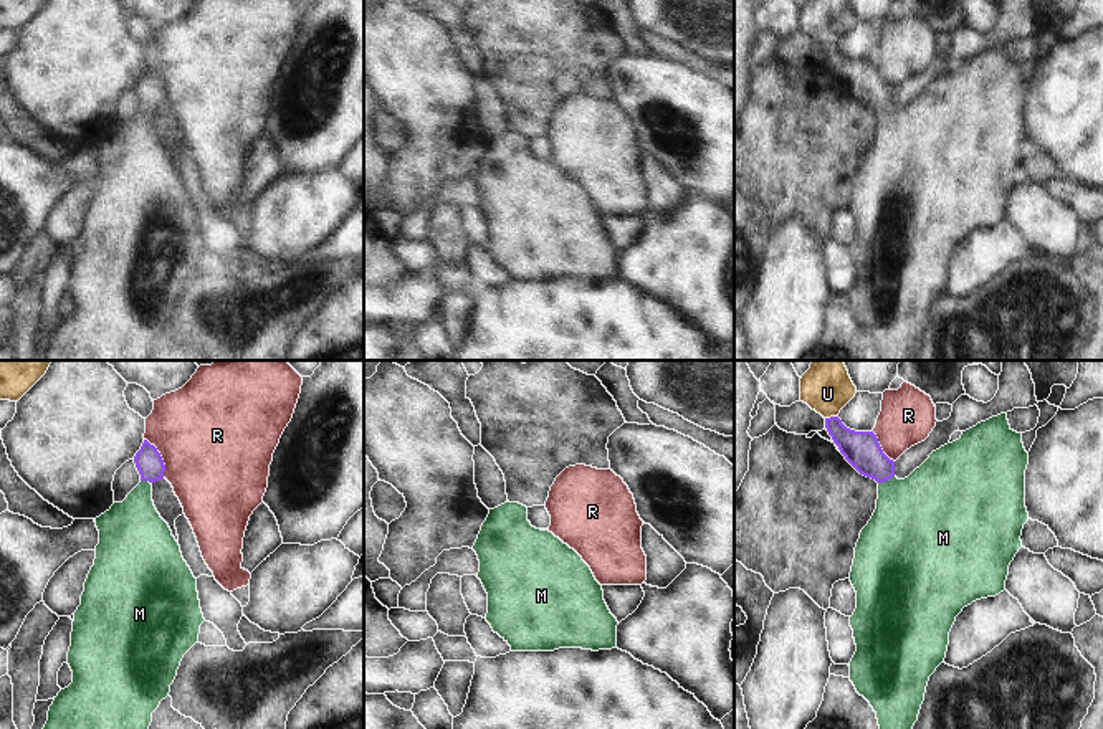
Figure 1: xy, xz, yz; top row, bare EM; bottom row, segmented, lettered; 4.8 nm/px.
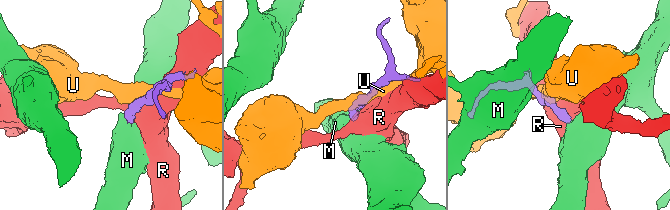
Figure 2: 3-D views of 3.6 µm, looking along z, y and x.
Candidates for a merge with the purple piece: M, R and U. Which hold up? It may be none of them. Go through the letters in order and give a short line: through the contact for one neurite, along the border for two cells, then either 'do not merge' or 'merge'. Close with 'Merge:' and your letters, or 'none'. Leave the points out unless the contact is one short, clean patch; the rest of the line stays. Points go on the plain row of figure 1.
M: yz (862, 80), (885, 109), (893, 124), (918, 149) | merge
R: do not merge
U: do not merge
Merge: M

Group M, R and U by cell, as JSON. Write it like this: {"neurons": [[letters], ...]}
{"neurons": [["M"], ["R"], ["U"]]}

